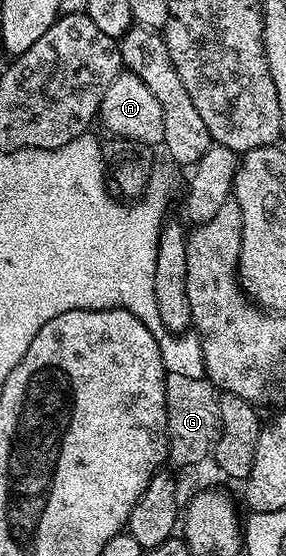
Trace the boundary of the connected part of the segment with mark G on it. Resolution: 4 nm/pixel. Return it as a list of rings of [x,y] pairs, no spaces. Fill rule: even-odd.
[[[167,373],[166,413],[168,429],[167,460],[178,467],[192,467],[213,454],[220,437],[221,409],[219,394],[207,378],[193,379],[183,375]]]

